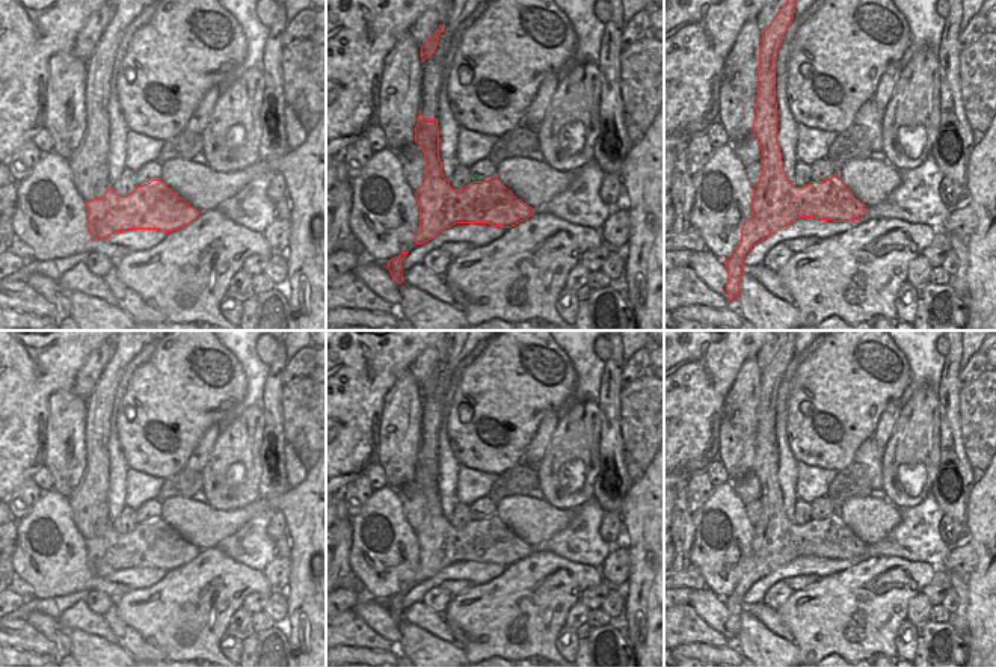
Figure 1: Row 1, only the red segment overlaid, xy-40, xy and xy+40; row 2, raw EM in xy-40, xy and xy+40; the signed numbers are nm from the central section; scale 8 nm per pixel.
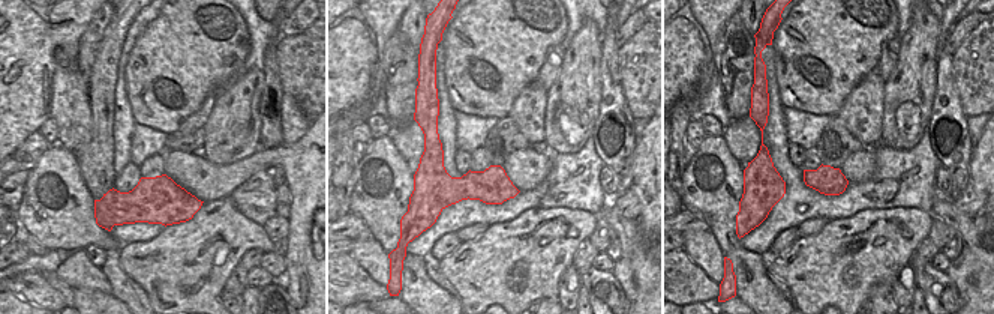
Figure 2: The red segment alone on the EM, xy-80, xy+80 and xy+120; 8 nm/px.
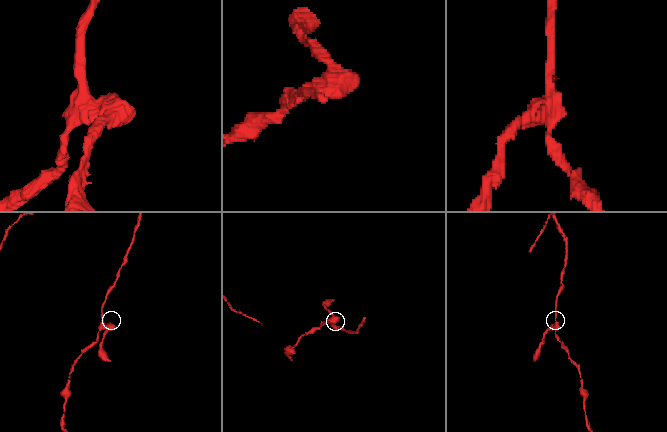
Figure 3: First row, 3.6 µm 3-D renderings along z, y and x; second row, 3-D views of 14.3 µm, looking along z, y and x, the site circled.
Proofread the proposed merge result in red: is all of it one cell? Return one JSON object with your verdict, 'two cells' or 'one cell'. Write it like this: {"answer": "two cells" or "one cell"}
{"answer": "two cells"}

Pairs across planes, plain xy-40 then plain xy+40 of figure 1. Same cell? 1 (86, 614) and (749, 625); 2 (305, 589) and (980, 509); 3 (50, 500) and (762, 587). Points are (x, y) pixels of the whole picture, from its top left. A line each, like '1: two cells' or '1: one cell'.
1: two cells
2: one cell
3: two cells

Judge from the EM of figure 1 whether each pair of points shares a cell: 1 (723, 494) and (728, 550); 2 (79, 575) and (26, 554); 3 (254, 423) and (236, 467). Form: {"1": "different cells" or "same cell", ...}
{"1": "same cell", "2": "same cell", "3": "same cell"}

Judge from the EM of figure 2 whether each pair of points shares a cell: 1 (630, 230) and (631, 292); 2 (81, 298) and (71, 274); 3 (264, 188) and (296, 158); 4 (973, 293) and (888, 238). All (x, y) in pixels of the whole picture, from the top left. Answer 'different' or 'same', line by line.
1: same
2: different
3: different
4: different

